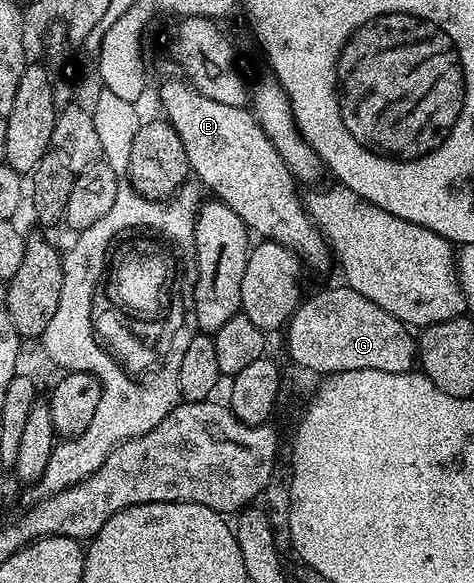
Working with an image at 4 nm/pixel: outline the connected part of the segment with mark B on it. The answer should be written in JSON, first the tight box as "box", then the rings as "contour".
{"box":[161,78,331,270],"contour":[[[169,78],[162,84],[161,106],[165,109],[164,117],[173,125],[175,132],[179,132],[179,140],[183,140],[192,177],[197,177],[196,181],[206,191],[209,189],[213,193],[210,195],[227,204],[227,208],[231,208],[231,212],[235,212],[235,216],[239,216],[239,220],[243,220],[243,224],[254,235],[261,234],[257,236],[270,242],[283,243],[288,250],[297,253],[297,257],[308,269],[310,266],[313,270],[325,270],[329,262],[331,266],[329,243],[306,214],[302,195],[297,195],[297,179],[293,177],[287,164],[283,164],[283,156],[279,156],[275,144],[267,140],[263,128],[252,113],[243,106],[219,104],[219,100],[198,94],[188,82],[177,78]]]}

